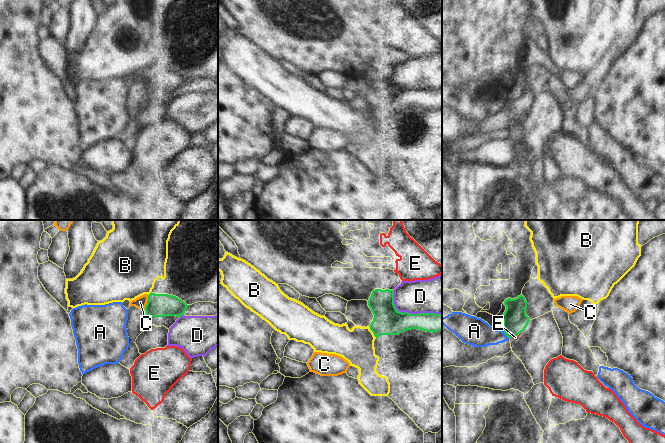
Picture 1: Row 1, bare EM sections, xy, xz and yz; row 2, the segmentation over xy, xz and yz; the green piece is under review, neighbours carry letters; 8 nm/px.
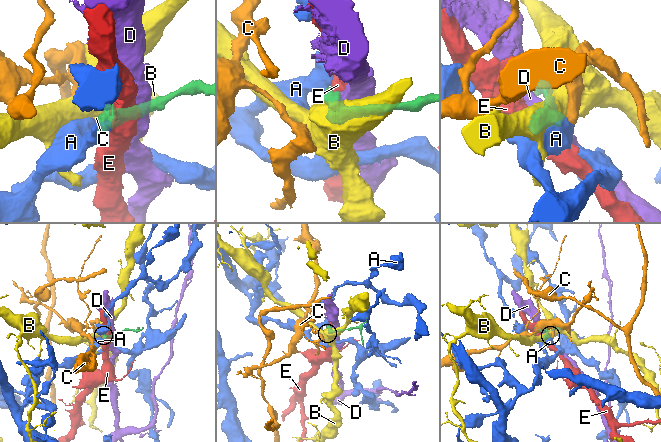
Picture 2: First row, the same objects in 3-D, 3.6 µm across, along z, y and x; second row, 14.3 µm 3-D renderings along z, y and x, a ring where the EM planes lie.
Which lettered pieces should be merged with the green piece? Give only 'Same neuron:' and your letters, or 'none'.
Same neuron: C

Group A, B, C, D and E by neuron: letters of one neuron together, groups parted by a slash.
A / B / C / D / E

